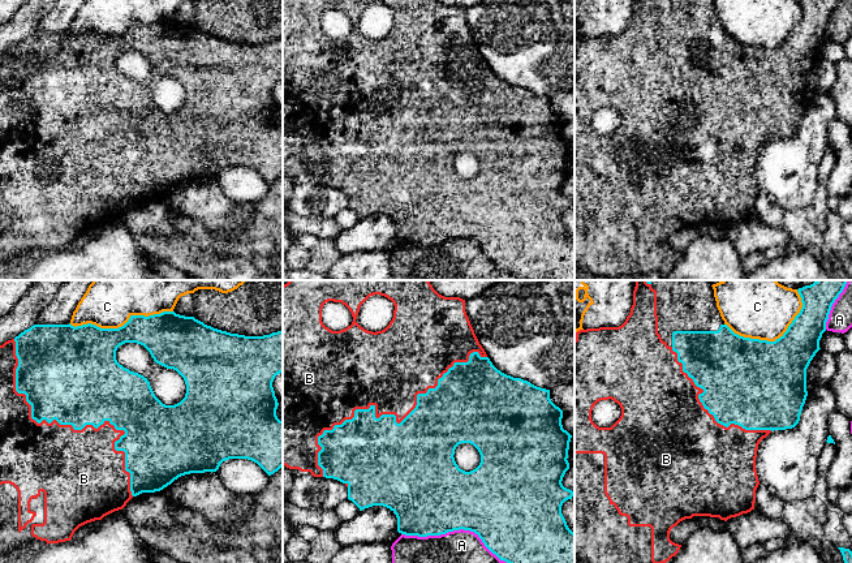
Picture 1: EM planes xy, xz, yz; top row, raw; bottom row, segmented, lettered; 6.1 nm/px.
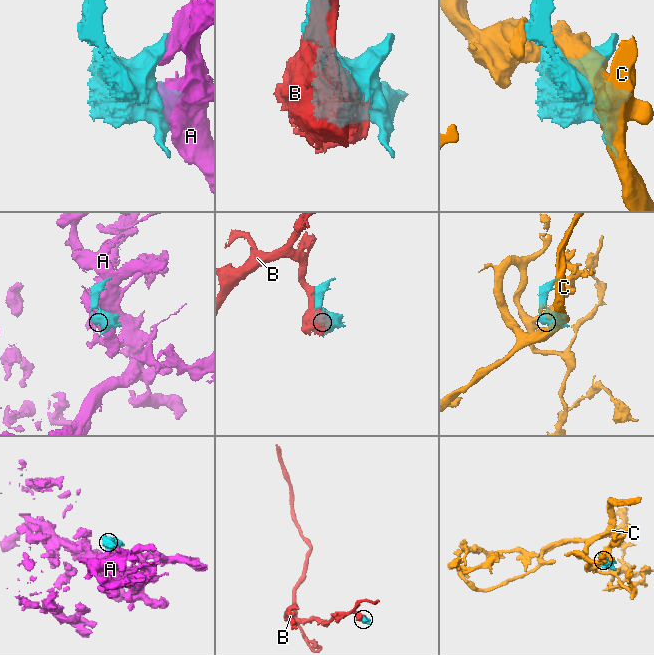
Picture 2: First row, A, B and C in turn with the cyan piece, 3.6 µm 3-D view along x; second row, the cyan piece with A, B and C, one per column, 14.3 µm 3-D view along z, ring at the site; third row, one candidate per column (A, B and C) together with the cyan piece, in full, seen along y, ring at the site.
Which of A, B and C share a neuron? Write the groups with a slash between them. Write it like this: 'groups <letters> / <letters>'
groups A / B / C

